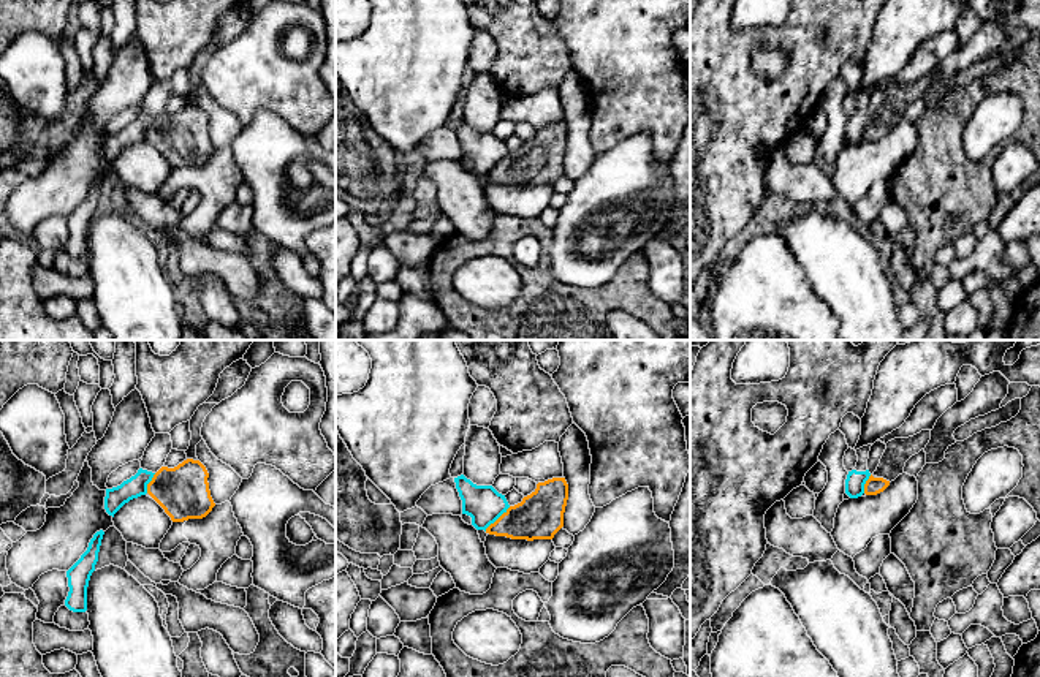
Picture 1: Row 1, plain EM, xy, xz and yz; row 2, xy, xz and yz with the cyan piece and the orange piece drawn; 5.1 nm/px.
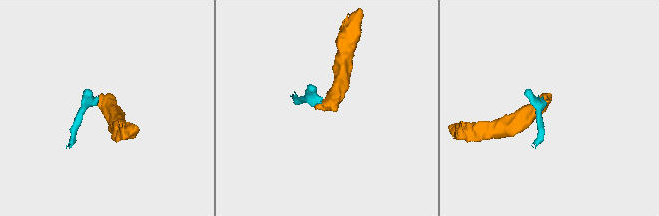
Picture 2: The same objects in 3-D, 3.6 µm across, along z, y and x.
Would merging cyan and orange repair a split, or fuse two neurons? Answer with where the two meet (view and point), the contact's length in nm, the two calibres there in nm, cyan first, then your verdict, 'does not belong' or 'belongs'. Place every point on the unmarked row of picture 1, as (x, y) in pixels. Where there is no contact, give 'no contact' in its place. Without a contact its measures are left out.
xz (497, 163) | 180 nm | 190/240 nm | does not belong

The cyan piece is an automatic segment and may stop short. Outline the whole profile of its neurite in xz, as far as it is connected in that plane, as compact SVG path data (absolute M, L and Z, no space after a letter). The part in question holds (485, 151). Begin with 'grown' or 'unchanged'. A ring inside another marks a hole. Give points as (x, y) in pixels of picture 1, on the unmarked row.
unchanged; M464 120L454 123L454 128L462 146L462 160L472 163L476 176L486 177L510 153L505 141L492 131L476 131Z

